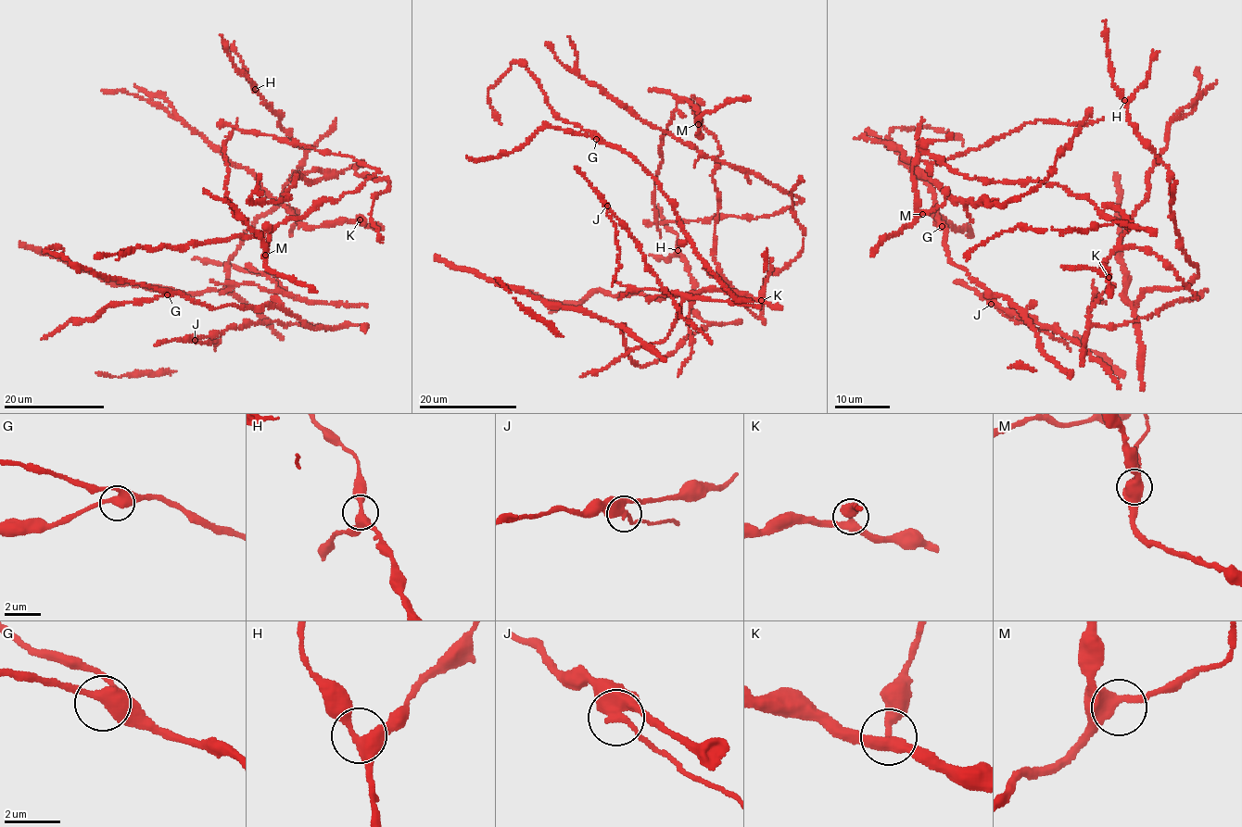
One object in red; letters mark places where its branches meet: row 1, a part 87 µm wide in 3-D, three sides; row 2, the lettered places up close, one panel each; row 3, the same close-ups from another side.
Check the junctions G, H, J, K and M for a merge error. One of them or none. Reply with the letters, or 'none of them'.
J

